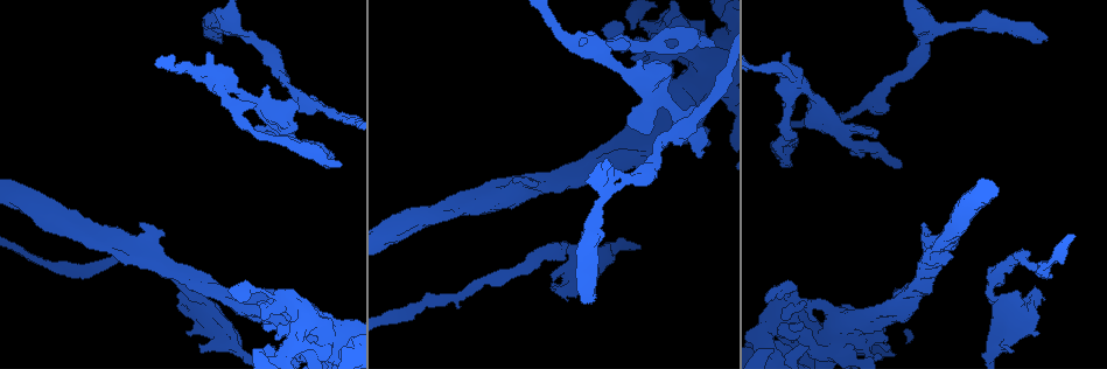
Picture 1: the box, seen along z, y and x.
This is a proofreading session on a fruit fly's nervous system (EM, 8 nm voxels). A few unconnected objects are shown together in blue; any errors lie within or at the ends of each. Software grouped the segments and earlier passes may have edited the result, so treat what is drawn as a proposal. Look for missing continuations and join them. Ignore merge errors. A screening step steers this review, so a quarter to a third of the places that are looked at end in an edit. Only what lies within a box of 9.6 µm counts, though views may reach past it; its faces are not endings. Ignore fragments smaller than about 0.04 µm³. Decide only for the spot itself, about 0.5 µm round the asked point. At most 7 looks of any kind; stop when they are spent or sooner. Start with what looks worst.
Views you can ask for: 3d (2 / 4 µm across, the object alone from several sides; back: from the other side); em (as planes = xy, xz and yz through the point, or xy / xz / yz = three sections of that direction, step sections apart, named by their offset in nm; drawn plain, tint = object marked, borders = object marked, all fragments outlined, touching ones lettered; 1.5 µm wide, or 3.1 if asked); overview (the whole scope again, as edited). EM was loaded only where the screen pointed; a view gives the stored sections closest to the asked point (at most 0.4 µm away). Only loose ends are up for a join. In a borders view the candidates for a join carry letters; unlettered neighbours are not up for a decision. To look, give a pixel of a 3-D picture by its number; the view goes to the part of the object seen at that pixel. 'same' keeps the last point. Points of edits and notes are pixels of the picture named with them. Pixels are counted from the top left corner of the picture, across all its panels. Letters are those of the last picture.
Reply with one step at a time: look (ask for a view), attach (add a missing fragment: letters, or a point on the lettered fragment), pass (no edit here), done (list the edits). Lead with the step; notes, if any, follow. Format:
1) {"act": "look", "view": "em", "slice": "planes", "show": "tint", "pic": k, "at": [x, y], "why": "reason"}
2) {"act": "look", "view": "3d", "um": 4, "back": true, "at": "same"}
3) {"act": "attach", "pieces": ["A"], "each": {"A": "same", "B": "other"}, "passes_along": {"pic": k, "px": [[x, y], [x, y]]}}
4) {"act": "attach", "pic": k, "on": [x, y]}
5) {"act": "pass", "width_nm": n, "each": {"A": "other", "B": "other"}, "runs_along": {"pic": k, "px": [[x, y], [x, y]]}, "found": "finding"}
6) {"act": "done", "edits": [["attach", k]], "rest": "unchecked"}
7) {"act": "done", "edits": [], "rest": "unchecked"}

{"act": "look", "view": "em", "slice": "planes", "show": "borders", "pic": 1, "at": [341, 166], "why": "free end"}

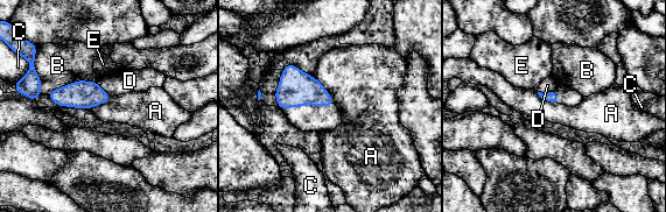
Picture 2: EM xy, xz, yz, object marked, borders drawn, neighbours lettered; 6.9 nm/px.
{"act": "pass", "each": {"A": "other", "B": "other", "C": "other", "D": "other", "E": "other"}, "border": {"pic": 2, "px": [[314, 76], [334, 103]]}, "found": "none of them fits"}

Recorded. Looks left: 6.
{"act": "look", "view": "em", "slice": "planes", "show": "borders", "pic": 1, "at": [900, 164], "why": "free end"}

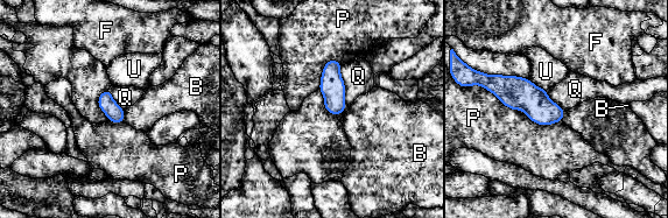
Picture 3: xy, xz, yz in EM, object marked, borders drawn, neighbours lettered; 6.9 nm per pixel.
{"act": "pass", "each": {"B": "other", "F": "other", "P": "other", "Q": "other", "U": "other"}, "border": {"pic": 3, "px": [[340, 65], [345, 108], [336, 115]]}, "found": "no lettered fragment goes on from it"}

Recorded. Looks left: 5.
{"act": "look", "view": "3d", "um": 2, "pic": 1, "at": [189, 335], "why": "thin end"}

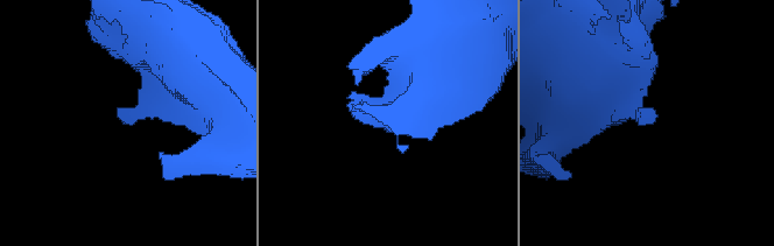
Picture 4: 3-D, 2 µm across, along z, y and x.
{"act": "look", "view": "em", "slice": "planes", "show": "tint", "pic": 4, "at": [124, 124]}

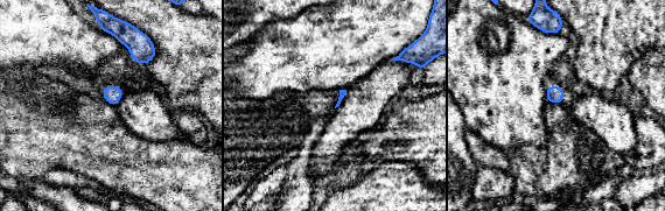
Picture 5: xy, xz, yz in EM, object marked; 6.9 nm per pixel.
{"act": "look", "view": "em", "slice": "planes", "show": "borders", "at": "same", "why": "what lies round it"}

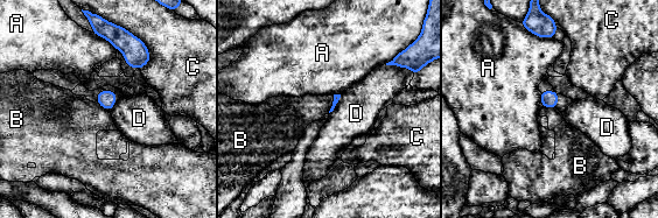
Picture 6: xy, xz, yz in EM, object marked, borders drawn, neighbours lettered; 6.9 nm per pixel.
{"act": "pass", "each": {"A": "other", "B": "other", "C": "other", "D": "other"}, "border": {"pic": 6, "px": [[334, 96], [328, 112]]}, "found": "none of them fits"}

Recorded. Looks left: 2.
{"act": "done", "edits": [], "rest": "unchecked"}

